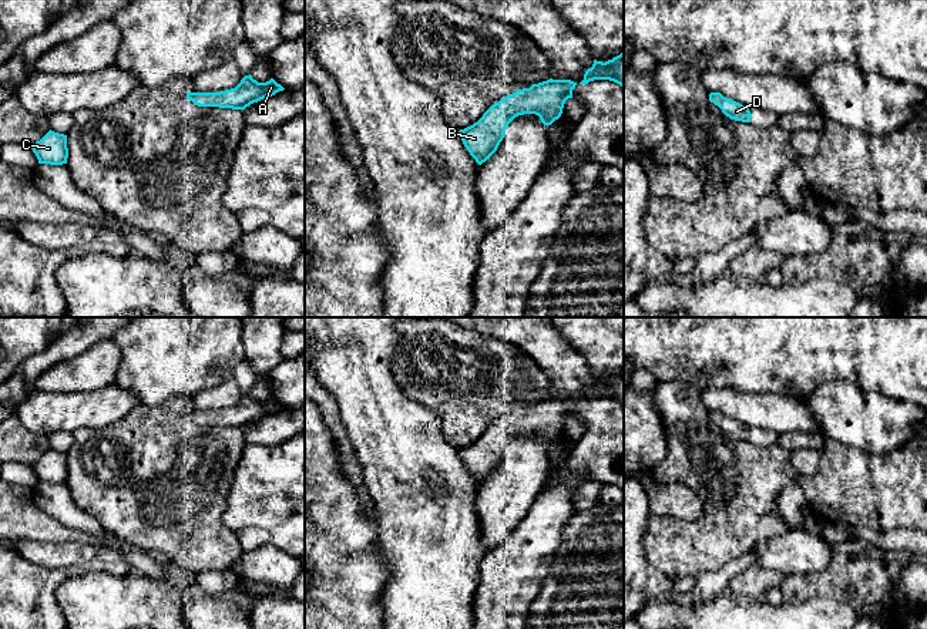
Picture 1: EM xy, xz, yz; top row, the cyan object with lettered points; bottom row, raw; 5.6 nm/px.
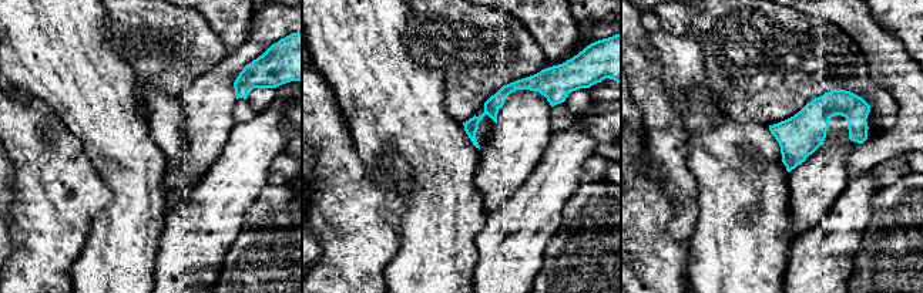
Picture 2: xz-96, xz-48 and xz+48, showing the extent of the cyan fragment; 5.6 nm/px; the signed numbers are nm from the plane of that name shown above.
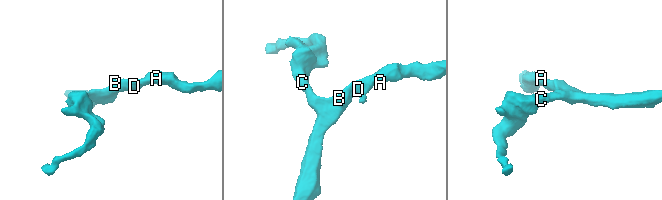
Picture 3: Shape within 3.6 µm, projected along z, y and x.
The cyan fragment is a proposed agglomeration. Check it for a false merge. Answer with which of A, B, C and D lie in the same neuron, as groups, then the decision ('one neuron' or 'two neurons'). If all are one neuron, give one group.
A B C D; one neuron

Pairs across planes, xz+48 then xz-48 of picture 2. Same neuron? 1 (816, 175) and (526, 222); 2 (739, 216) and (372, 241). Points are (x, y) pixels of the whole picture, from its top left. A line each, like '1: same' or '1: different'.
1: different
2: different

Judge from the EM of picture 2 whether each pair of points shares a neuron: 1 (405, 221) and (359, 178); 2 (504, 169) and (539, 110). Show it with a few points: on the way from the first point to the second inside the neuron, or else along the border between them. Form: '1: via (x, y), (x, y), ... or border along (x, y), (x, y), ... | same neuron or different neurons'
1: border along (413, 184), (405, 208), (392, 218), (398, 248) | different neurons
2: via (510, 155), (524, 124) | same neuron

